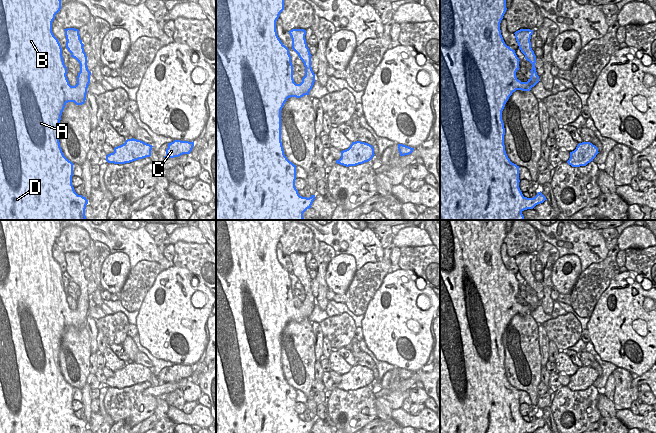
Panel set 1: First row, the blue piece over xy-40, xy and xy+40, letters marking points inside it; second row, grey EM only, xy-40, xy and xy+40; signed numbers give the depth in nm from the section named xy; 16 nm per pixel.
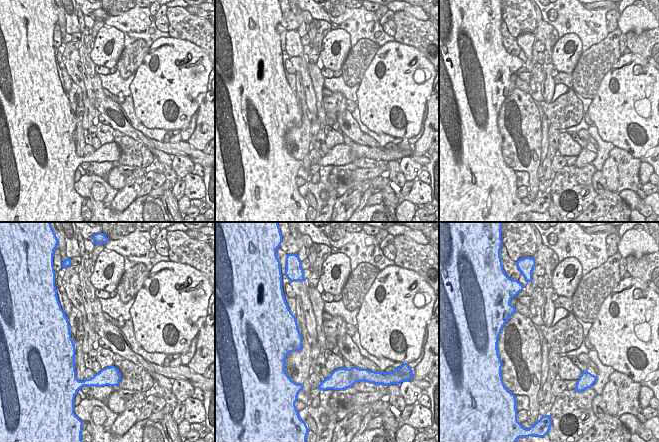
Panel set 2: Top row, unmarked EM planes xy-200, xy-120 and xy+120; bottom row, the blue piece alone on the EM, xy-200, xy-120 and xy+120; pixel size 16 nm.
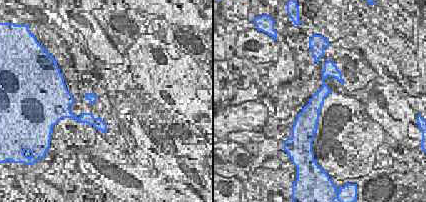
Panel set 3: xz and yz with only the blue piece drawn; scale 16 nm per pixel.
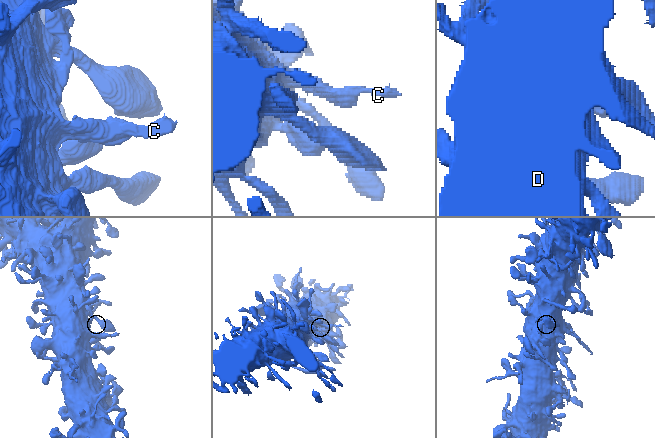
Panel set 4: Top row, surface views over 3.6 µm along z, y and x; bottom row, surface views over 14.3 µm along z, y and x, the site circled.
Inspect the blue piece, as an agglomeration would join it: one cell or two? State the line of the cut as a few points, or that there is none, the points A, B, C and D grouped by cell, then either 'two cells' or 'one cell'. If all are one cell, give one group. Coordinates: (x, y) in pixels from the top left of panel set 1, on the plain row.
no cut | A B C D | one cell

